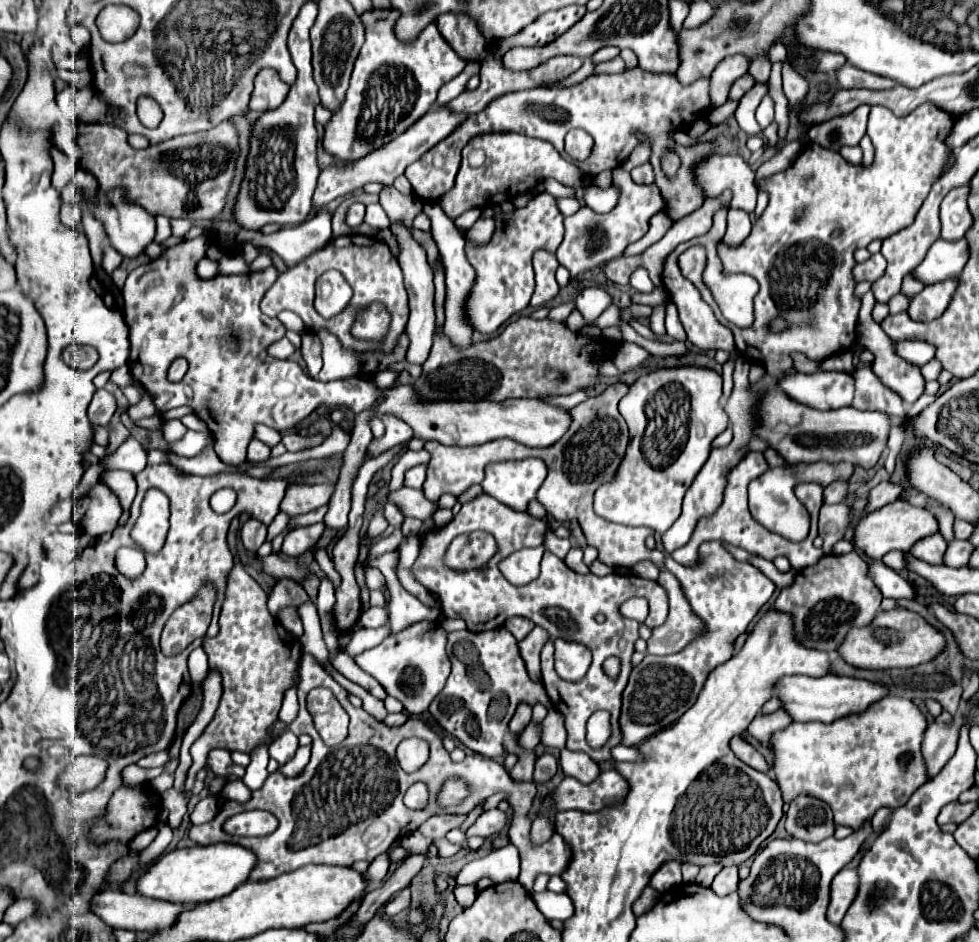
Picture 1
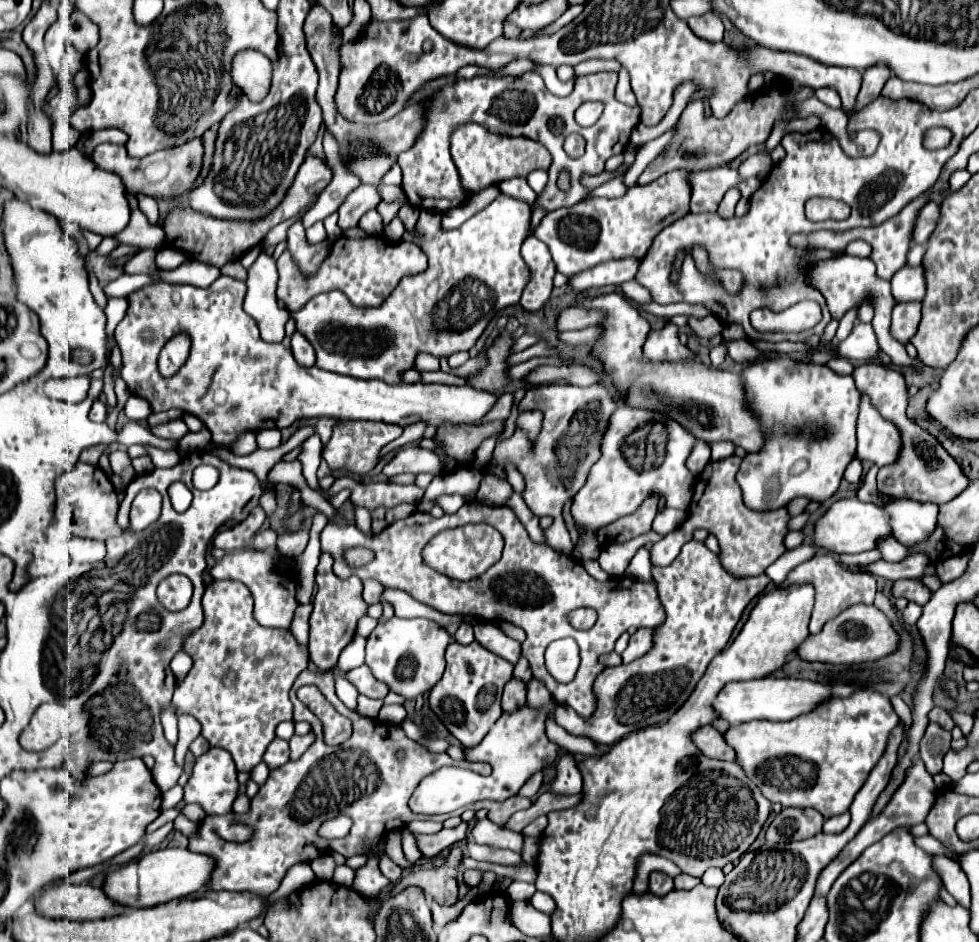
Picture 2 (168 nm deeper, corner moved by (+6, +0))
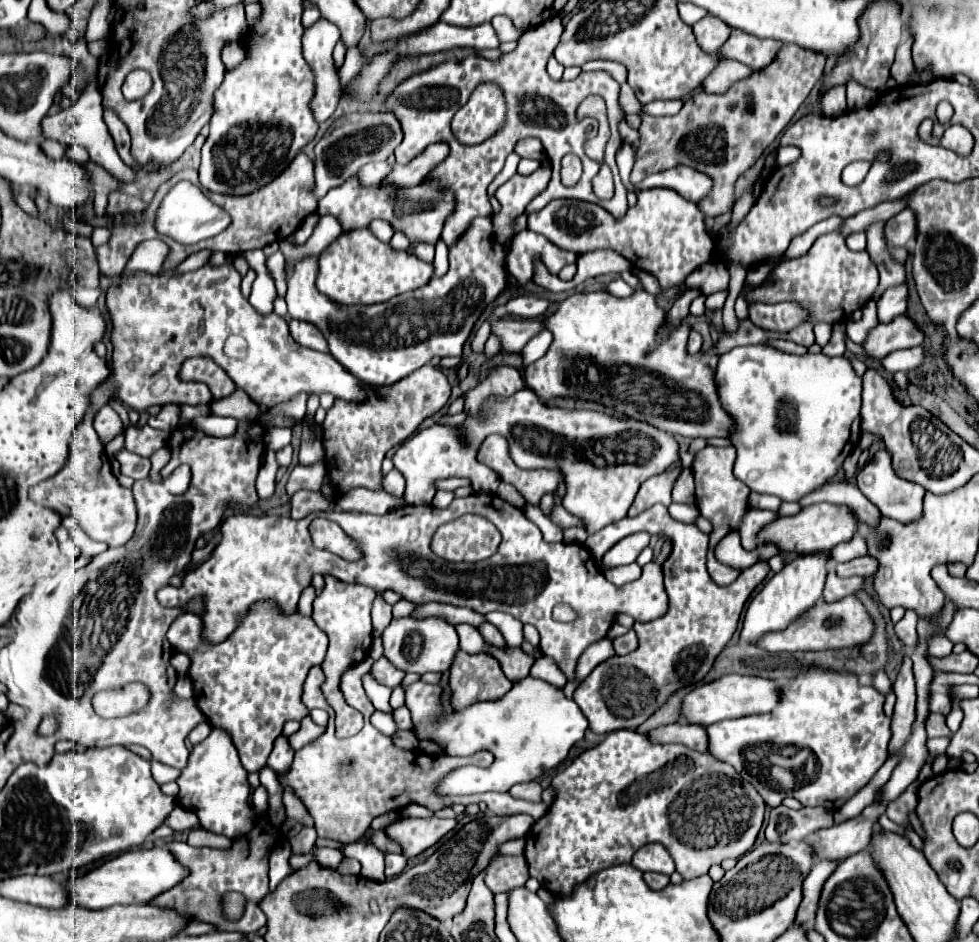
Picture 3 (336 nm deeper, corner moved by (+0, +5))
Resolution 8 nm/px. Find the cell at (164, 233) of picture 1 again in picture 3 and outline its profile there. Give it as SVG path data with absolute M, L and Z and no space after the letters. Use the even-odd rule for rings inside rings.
M91 159L83 164L88 173L90 180L96 184L94 187L94 212L97 217L105 216L105 209L108 203L108 195L112 191L118 191L120 184L110 174Z

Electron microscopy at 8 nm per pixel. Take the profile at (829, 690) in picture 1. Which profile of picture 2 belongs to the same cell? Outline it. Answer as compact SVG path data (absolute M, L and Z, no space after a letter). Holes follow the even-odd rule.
M758 678L746 682L728 682L712 702L712 708L718 718L726 720L728 724L740 724L750 720L792 720L800 714L810 712L816 704L824 702L830 696L830 688L820 682L796 678Z

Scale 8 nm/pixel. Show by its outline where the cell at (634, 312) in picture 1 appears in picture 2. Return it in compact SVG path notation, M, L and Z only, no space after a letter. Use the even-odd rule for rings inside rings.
M566 308L560 312L558 316L558 330L578 330L578 328L586 328L586 326L594 326L598 324L600 314L598 312L586 312L580 308Z

